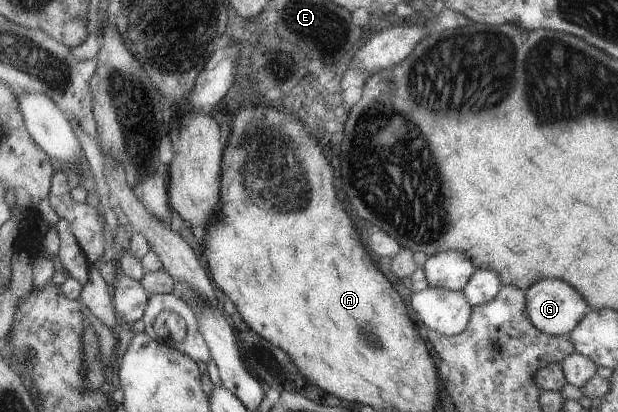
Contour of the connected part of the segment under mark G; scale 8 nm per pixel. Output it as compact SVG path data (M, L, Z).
M540 279L531 283L524 291L525 312L531 324L542 333L559 336L569 333L571 329L588 313L588 305L584 299L564 281L560 279Z

